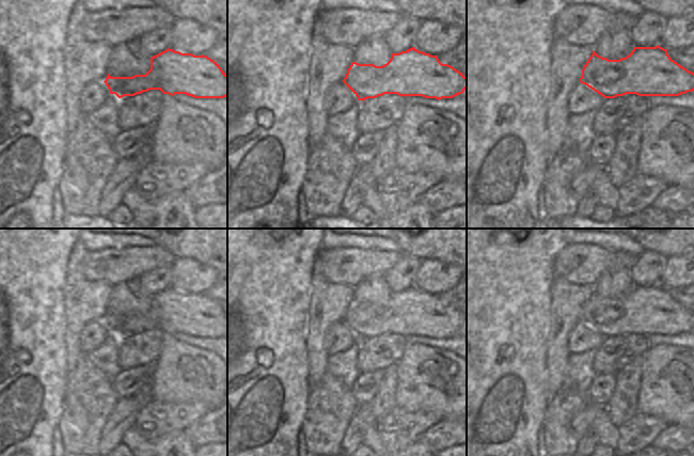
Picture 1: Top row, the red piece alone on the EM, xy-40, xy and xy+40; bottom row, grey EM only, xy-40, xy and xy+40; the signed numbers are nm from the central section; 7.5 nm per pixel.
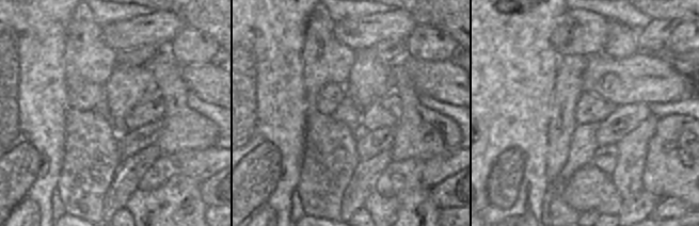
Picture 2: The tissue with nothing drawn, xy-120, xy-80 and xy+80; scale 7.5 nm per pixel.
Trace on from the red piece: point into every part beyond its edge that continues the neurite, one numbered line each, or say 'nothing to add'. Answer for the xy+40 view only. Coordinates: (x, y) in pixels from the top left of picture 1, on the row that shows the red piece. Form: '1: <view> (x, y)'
nothing to add

